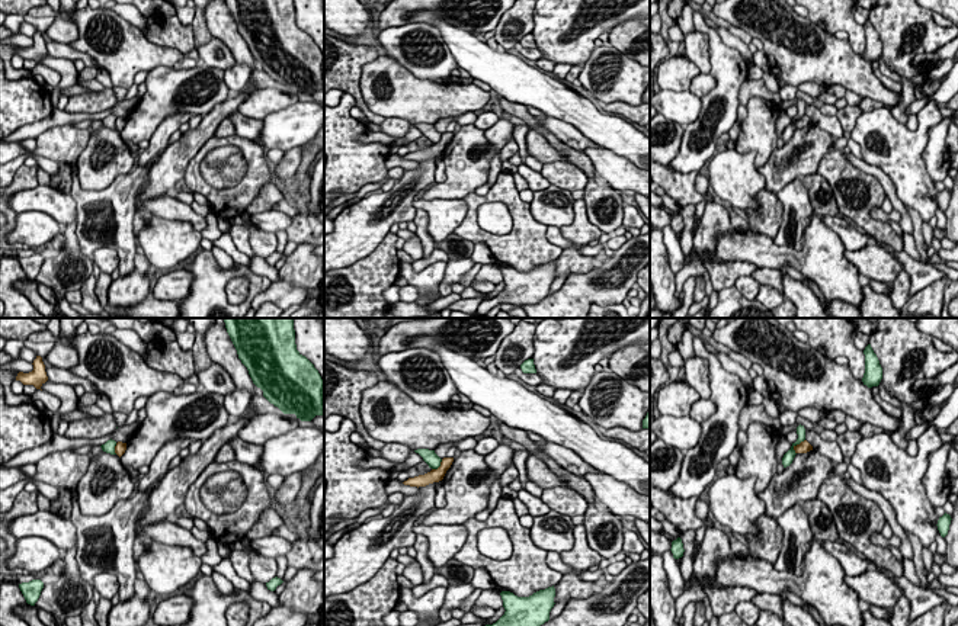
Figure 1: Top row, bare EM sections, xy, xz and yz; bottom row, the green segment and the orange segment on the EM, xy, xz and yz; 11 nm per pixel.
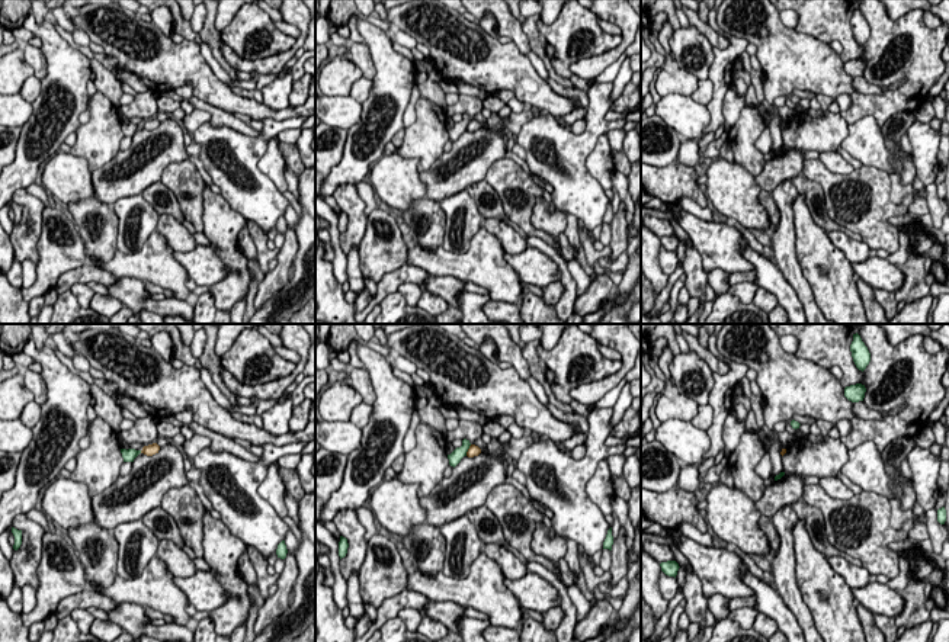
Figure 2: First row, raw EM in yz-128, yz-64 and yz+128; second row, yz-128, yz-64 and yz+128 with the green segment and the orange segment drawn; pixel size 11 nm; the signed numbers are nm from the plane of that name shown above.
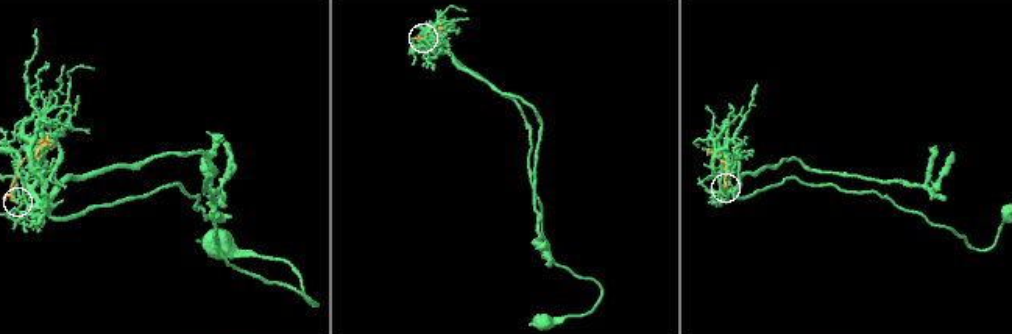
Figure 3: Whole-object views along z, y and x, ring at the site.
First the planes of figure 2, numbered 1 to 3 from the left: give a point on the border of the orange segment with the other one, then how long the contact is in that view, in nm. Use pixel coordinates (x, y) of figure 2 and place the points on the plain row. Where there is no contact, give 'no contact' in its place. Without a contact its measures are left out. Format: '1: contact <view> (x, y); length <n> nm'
1: no contact
2: contact yz-64 (467, 125); length 140 nm
3: no contact

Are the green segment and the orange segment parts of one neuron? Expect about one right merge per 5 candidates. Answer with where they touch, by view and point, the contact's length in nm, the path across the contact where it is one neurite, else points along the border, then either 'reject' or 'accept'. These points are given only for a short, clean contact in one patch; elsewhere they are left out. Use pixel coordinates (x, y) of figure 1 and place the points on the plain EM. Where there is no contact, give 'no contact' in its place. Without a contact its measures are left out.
meets green in yz at (795, 119); contact 200 nm long; border along yz (804, 114), (794, 122), (795, 128); reject

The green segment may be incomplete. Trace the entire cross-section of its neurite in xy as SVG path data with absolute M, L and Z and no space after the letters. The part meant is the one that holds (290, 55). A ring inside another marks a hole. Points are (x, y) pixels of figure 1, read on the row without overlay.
M294 0L225 3L253 58L270 78L301 96L324 90L323 54L297 25Z

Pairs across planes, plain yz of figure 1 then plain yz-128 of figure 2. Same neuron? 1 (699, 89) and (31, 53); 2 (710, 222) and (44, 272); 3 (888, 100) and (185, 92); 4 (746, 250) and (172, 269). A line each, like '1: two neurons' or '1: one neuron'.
1: two neurons
2: one neuron
3: two neurons
4: one neuron

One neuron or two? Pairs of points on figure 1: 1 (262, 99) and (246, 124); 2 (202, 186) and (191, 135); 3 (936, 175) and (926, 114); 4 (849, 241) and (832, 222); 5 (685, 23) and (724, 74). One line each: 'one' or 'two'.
1: one
2: two
3: two
4: one
5: two

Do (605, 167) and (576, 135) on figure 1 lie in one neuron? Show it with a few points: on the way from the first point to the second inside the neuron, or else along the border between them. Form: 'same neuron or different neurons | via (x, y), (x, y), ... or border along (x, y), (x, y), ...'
same neuron | via (601, 159), (585, 144)

